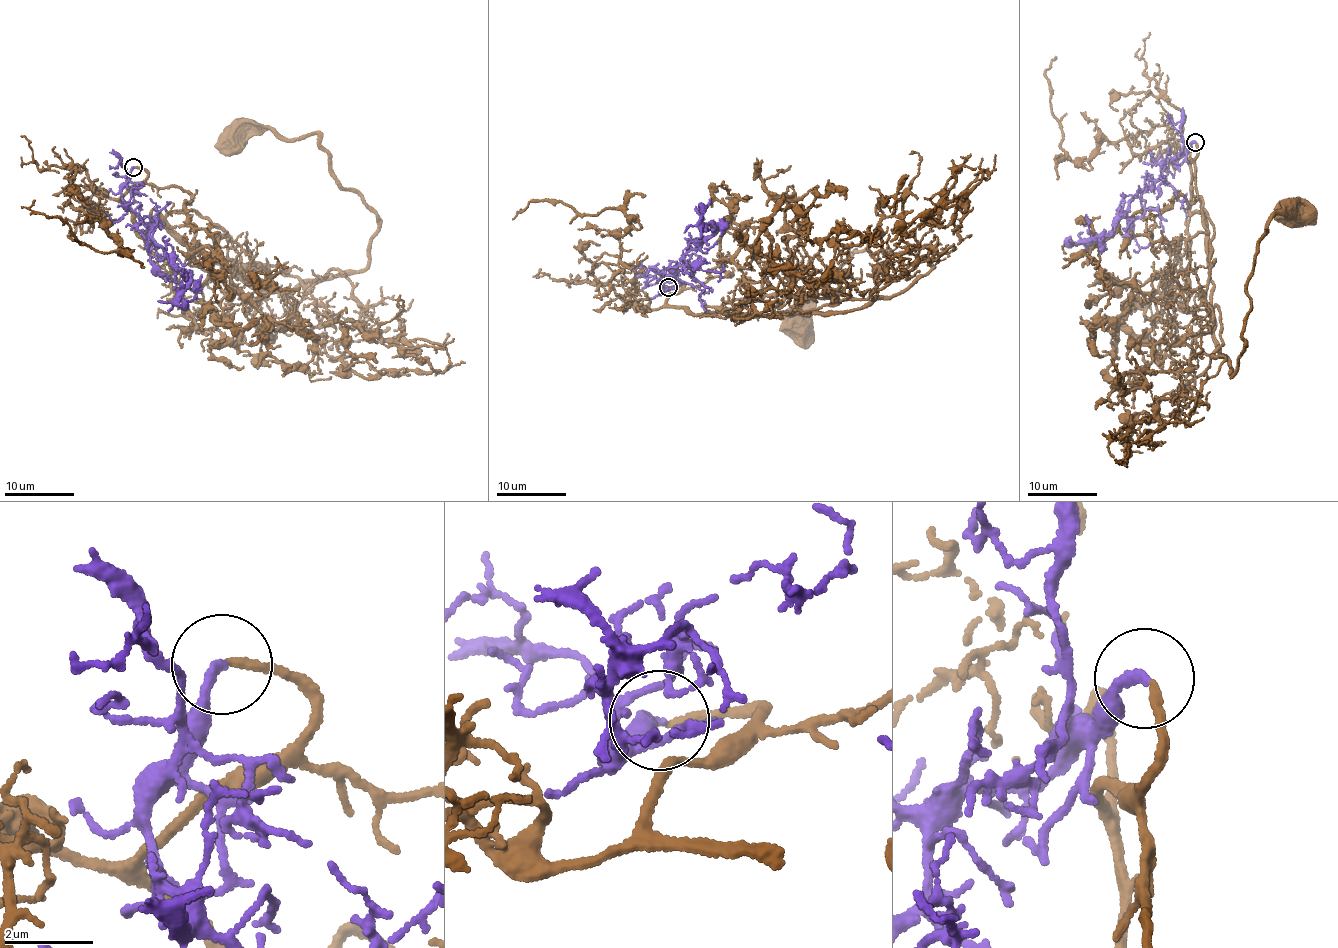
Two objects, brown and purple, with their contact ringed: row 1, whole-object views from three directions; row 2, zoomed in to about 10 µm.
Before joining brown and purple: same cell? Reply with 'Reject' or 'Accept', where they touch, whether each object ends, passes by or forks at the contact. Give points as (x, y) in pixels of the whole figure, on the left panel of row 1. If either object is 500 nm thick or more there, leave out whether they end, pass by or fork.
Accept. Place: (133, 167). At the ring brown ends. At the ring purple ends

